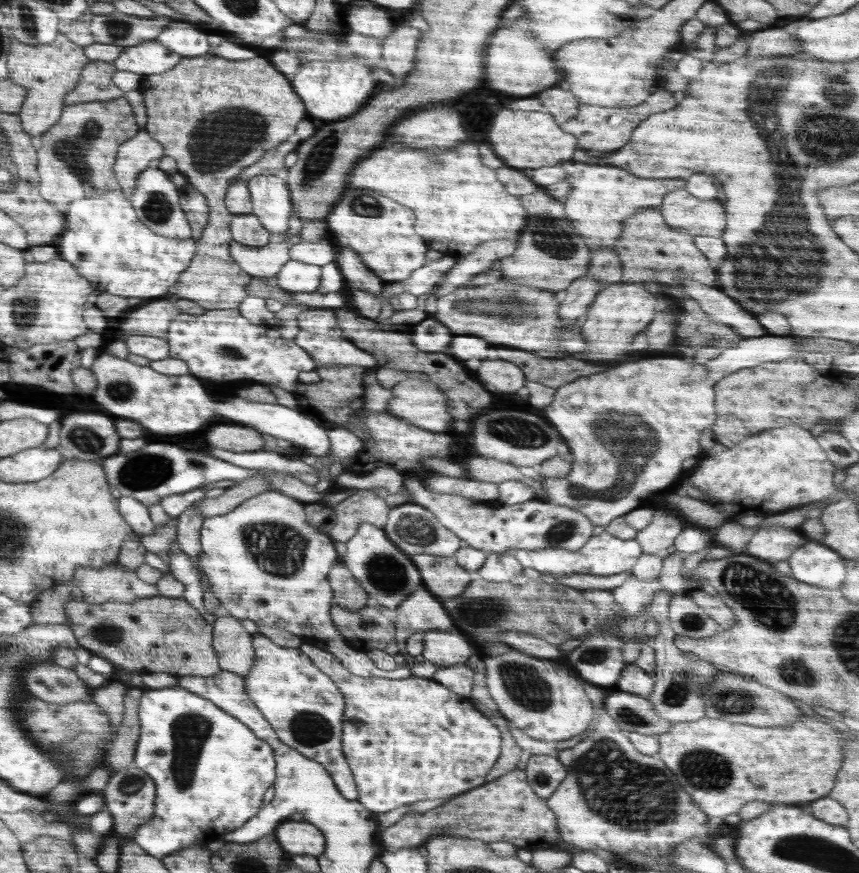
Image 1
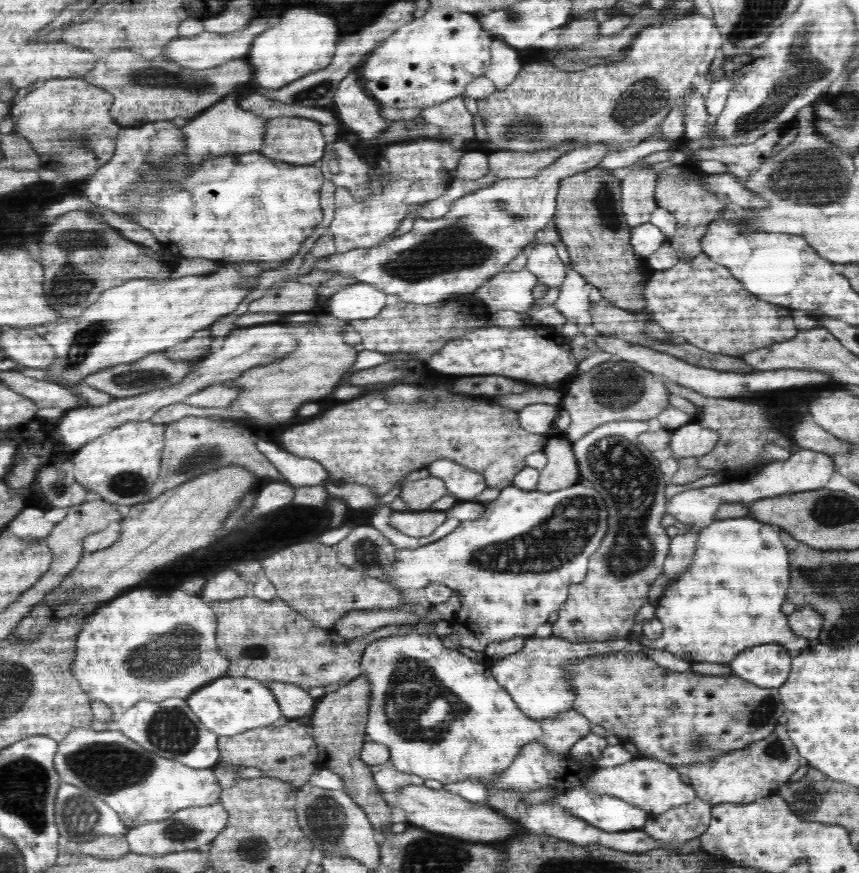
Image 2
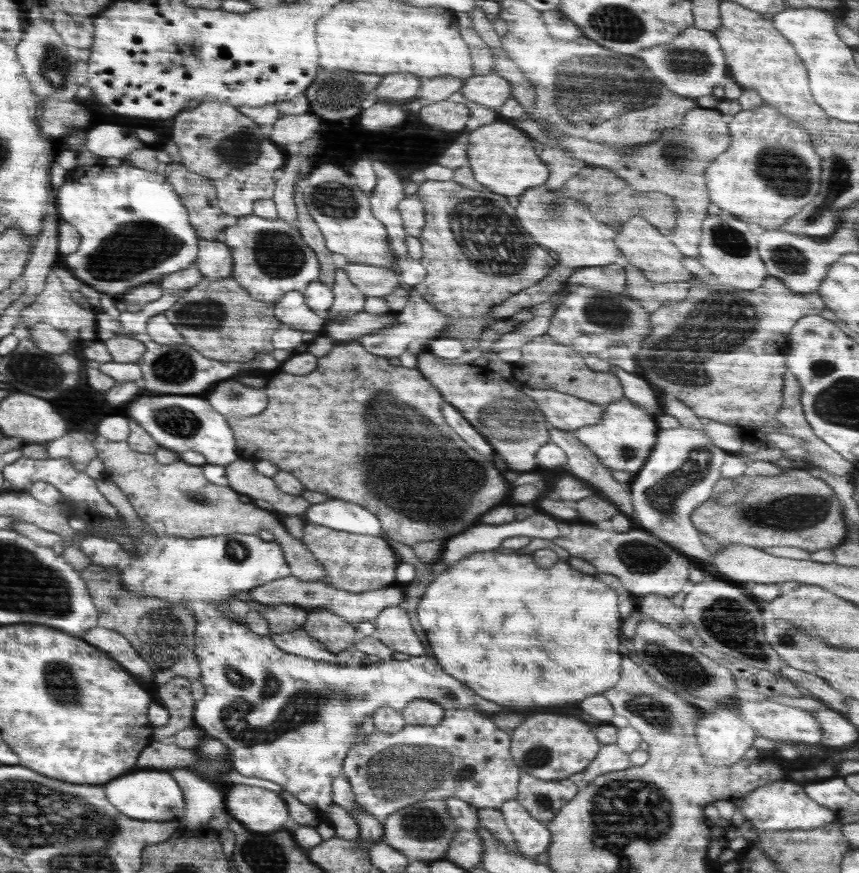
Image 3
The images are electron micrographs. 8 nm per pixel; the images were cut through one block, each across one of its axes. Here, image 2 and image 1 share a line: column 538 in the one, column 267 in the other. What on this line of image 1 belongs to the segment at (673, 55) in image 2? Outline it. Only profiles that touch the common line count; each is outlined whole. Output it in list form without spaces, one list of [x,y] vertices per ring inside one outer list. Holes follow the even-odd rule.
[[[194,56],[182,58],[174,68],[162,74],[142,77],[137,89],[142,92],[147,110],[145,129],[163,146],[164,156],[173,158],[177,170],[185,175],[193,188],[205,196],[208,205],[208,222],[202,236],[195,241],[196,252],[188,268],[181,272],[170,294],[198,302],[206,311],[238,309],[246,296],[246,285],[253,276],[241,269],[229,251],[232,214],[225,205],[225,192],[232,180],[246,167],[258,162],[262,154],[280,142],[288,140],[296,124],[306,118],[303,100],[292,88],[289,78],[264,58],[252,60],[226,60],[220,56]]]

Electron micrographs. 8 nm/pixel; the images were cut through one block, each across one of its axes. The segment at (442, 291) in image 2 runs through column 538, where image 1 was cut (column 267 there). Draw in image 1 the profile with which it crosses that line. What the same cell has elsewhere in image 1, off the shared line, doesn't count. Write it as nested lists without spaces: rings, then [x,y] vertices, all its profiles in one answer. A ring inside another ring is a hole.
[[[268,172],[259,174],[247,181],[247,187],[253,206],[252,213],[260,219],[260,224],[270,233],[270,242],[288,241],[290,238],[281,239],[281,236],[284,236],[288,228],[288,220],[290,220],[292,213],[292,201],[290,200],[289,188],[285,183],[284,175]]]

